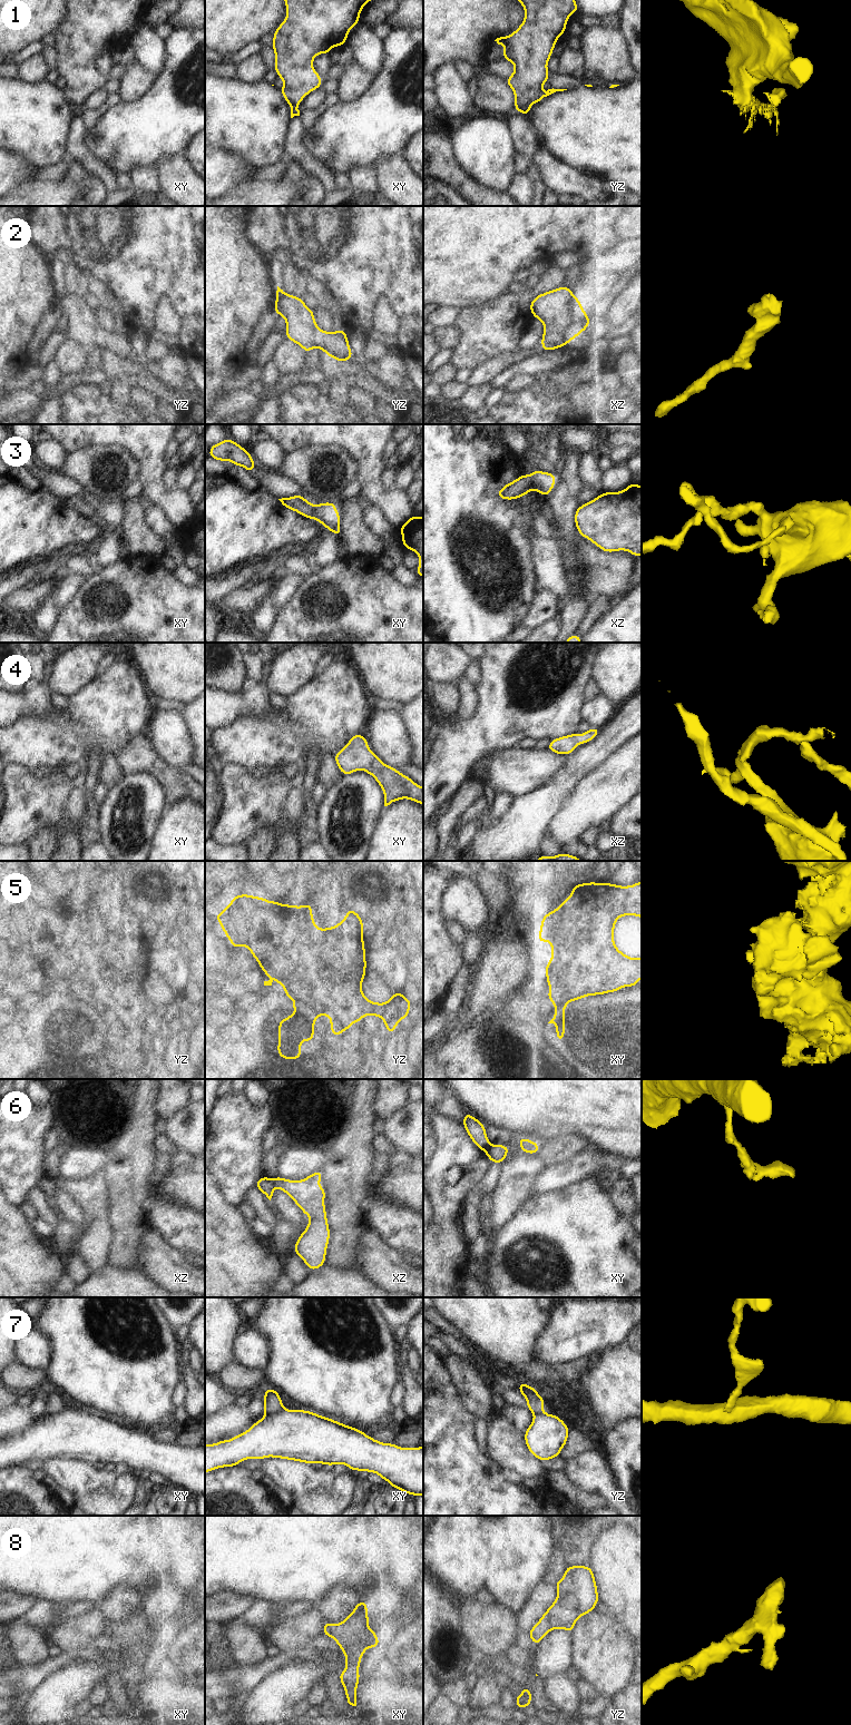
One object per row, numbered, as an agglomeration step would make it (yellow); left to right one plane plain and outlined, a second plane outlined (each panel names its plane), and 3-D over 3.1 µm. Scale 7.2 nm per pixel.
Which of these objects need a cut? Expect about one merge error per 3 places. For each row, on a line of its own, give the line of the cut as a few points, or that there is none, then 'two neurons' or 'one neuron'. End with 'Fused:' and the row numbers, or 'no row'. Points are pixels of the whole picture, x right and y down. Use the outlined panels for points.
1: cut in yz along (543, 92), (535, 101); two neurons
2: no cut; one neuron
3: no cut; one neuron
4: no cut; one neuron
5: cut in yz along (294, 999), (312, 1005), (318, 1013); two neurons
6: cut in xz along (271, 1178), (274, 1186); two neurons
7: cut in xy along (284, 1408), (267, 1414); two neurons
8: no cut; one neuron
Fused: 1, 5, 6, 7

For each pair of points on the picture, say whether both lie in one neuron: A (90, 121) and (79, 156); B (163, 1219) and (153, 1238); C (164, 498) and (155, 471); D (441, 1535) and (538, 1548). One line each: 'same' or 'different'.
A: different
B: different
C: same
D: same

